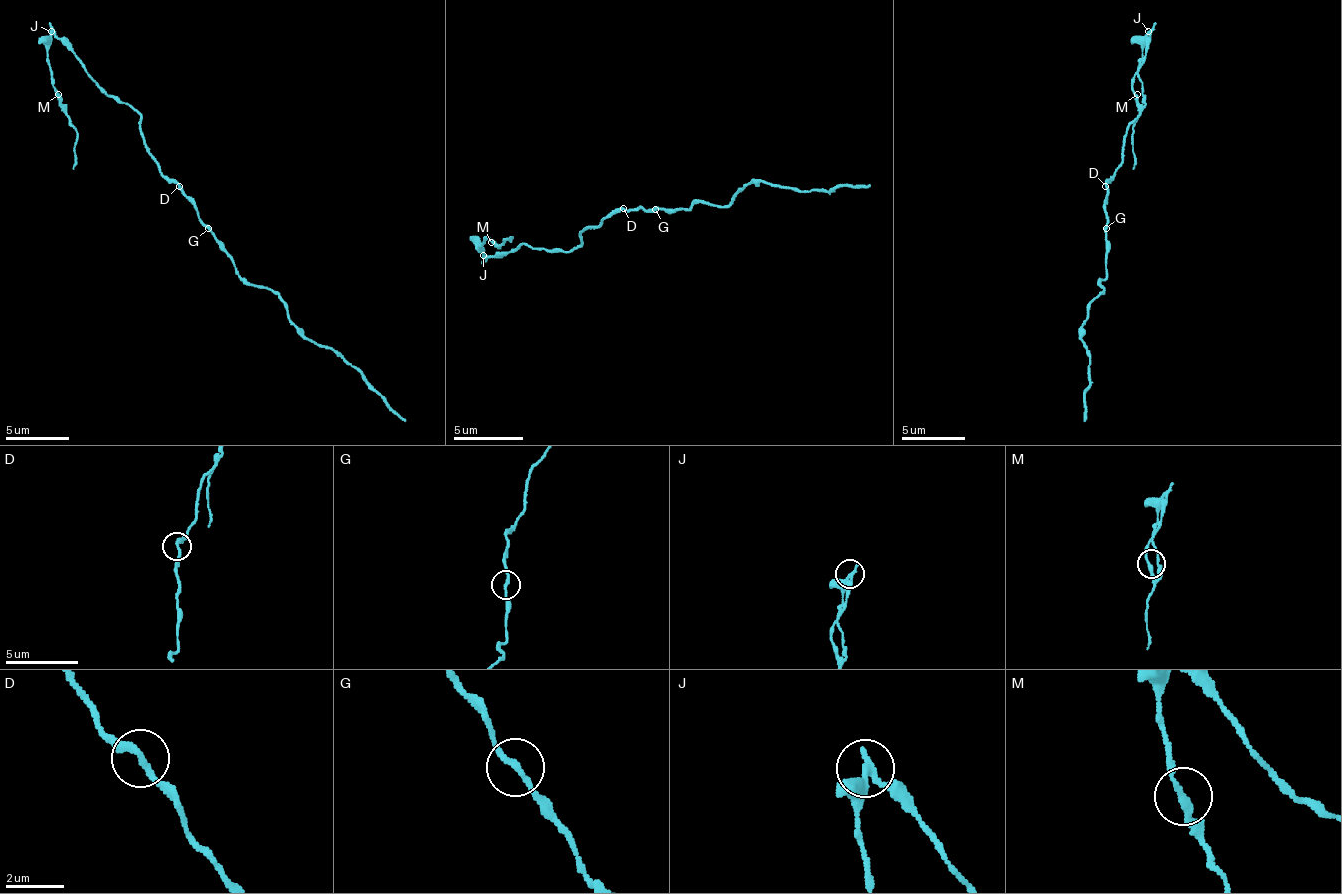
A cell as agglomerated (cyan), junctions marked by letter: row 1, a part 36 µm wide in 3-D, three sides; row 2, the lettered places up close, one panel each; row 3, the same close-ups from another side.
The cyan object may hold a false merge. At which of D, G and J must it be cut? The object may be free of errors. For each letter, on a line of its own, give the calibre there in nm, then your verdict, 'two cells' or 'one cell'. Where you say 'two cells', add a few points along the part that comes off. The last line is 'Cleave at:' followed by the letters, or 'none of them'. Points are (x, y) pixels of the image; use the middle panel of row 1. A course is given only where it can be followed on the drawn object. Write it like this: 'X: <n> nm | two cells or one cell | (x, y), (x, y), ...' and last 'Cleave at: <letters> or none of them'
D: 240 nm | one cell
G: 190 nm | one cell
J: 280 nm | two cells | (484, 256), (481, 246), (488, 239), (491, 242), (508, 239)
Cleave at: J

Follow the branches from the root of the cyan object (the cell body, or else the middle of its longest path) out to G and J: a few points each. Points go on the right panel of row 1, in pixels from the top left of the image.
G: (1111, 179), (1105, 208), (1108, 224), (1105, 227)
J: (1111, 179), (1124, 151), (1127, 125), (1146, 106), (1140, 68), (1149, 30)

